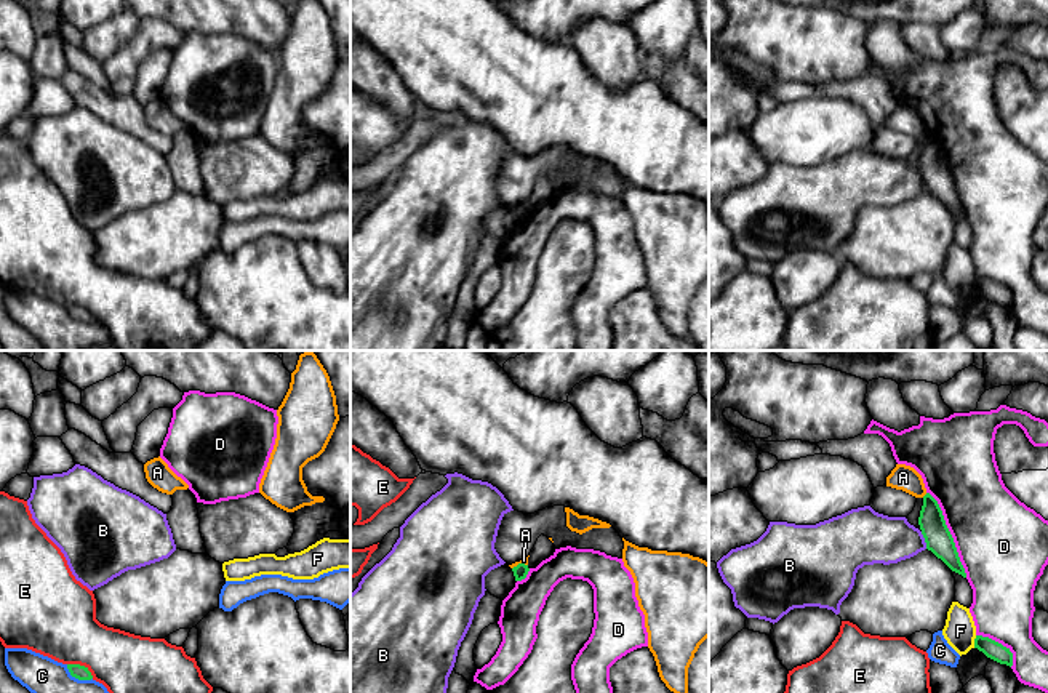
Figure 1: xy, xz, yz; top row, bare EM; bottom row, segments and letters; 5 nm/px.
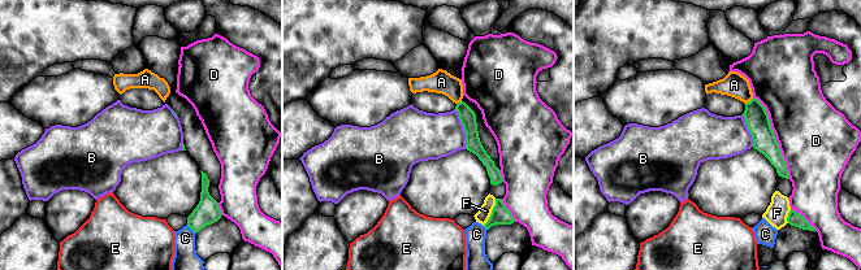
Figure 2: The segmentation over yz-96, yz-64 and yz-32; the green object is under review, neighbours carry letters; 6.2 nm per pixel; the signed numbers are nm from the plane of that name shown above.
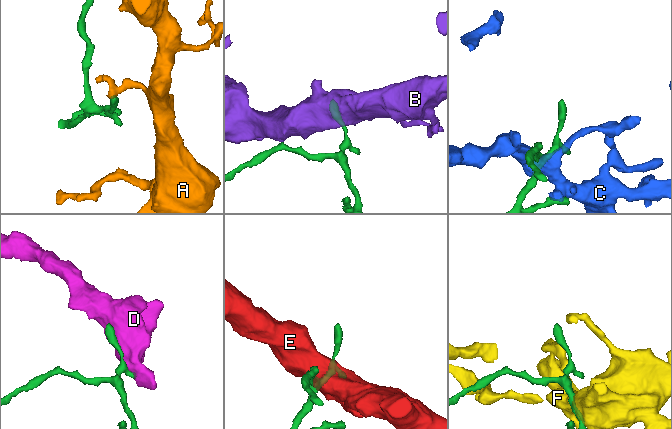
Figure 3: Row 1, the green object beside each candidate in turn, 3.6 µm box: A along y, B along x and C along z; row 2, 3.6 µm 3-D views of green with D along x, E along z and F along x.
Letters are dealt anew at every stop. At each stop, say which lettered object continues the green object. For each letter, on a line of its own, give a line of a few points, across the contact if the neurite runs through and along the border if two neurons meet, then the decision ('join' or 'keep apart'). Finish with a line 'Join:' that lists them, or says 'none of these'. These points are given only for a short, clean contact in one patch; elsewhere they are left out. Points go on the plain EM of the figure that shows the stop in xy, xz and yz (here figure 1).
A: yz (927, 135), (922, 138) | keep apart
B: yz (920, 173), (927, 189) | keep apart
C: keep apart
D: keep apart
E: keep apart
F: keep apart
Join: none of these

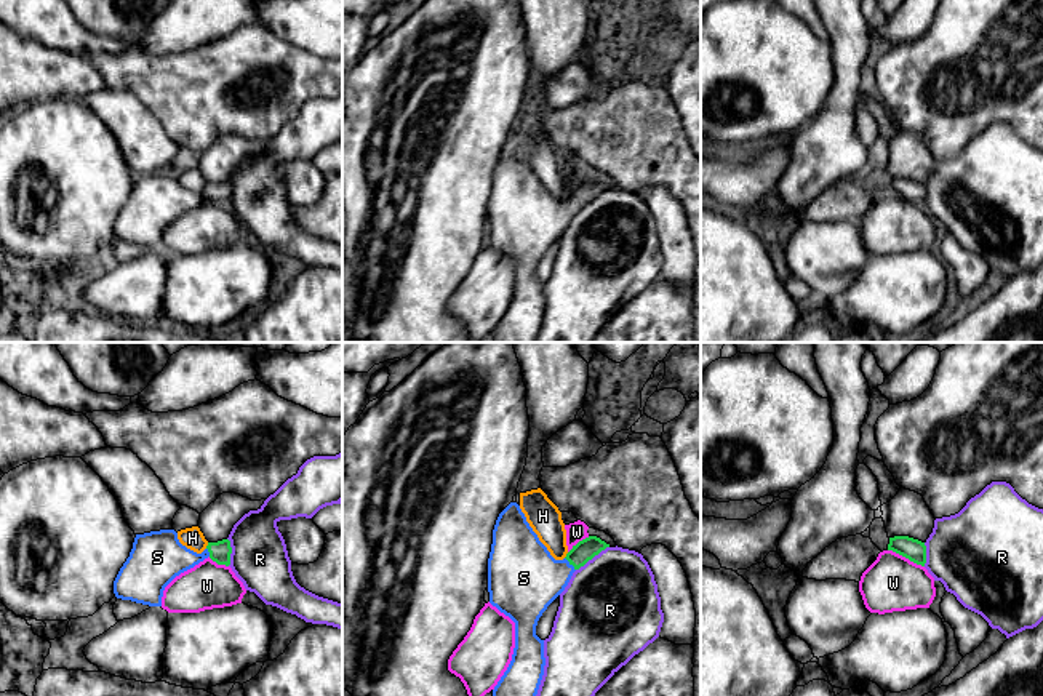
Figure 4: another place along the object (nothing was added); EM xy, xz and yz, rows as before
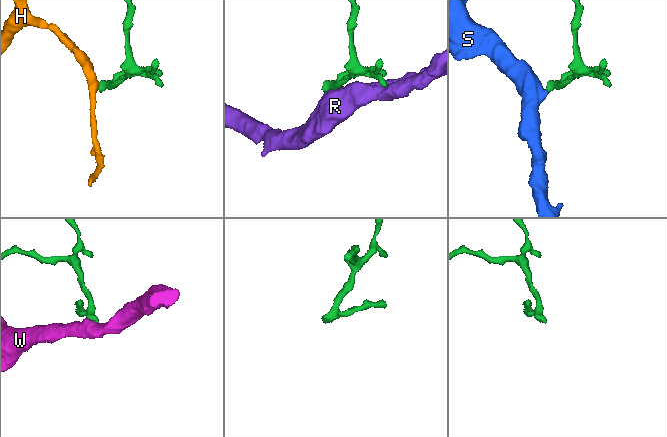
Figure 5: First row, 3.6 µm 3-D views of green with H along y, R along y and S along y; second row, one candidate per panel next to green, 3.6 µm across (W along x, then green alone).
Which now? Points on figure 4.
H: xy (208, 184), (205, 189) | keep apart
R: xz (608, 188), (576, 212) | keep apart
S: xz (586, 191), (570, 205), (547, 220), (523, 220) | join
W: yz (888, 191), (923, 208) | keep apart
Join: S

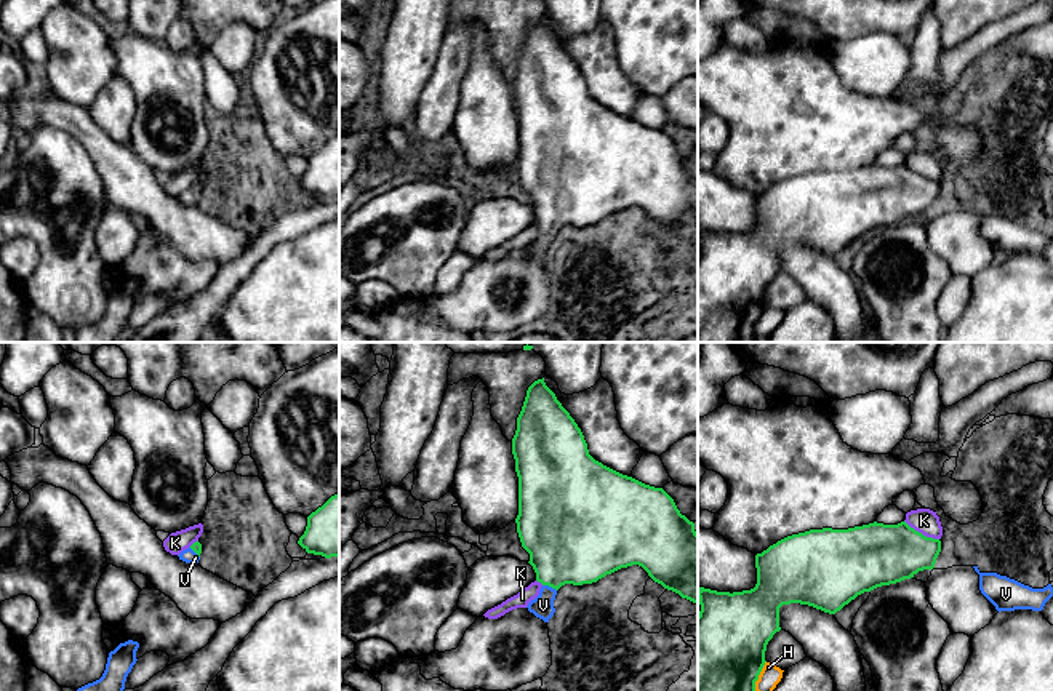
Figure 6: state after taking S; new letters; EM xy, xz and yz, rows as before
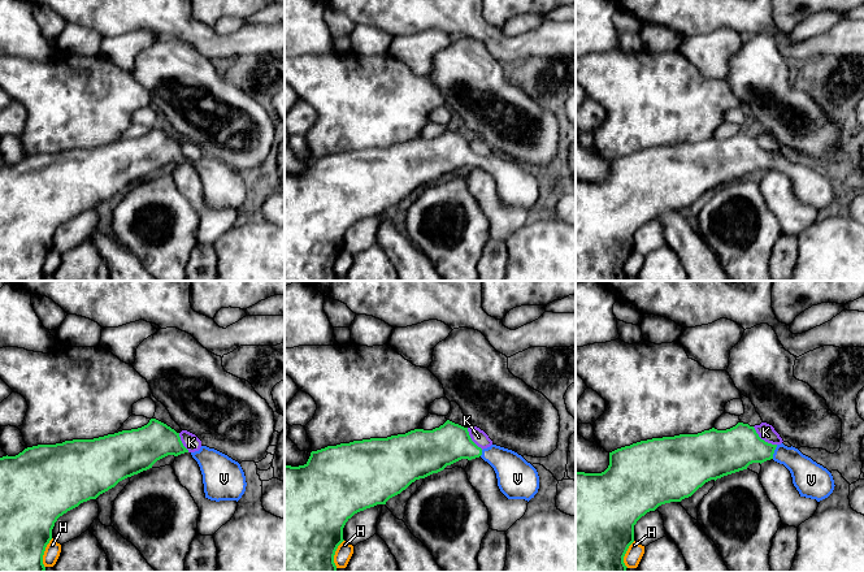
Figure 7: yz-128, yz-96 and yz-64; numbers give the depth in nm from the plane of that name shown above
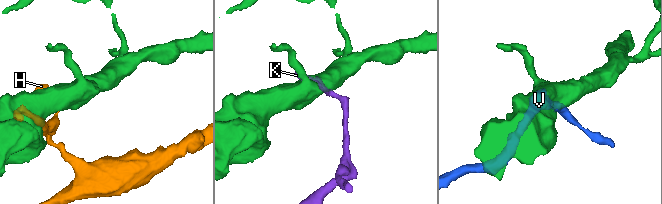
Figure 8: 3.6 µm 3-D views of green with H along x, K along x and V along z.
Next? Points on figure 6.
H: keep apart
K: keep apart
V: xz (570, 183), (556, 203), (549, 227), (541, 248) | join
Join: V

